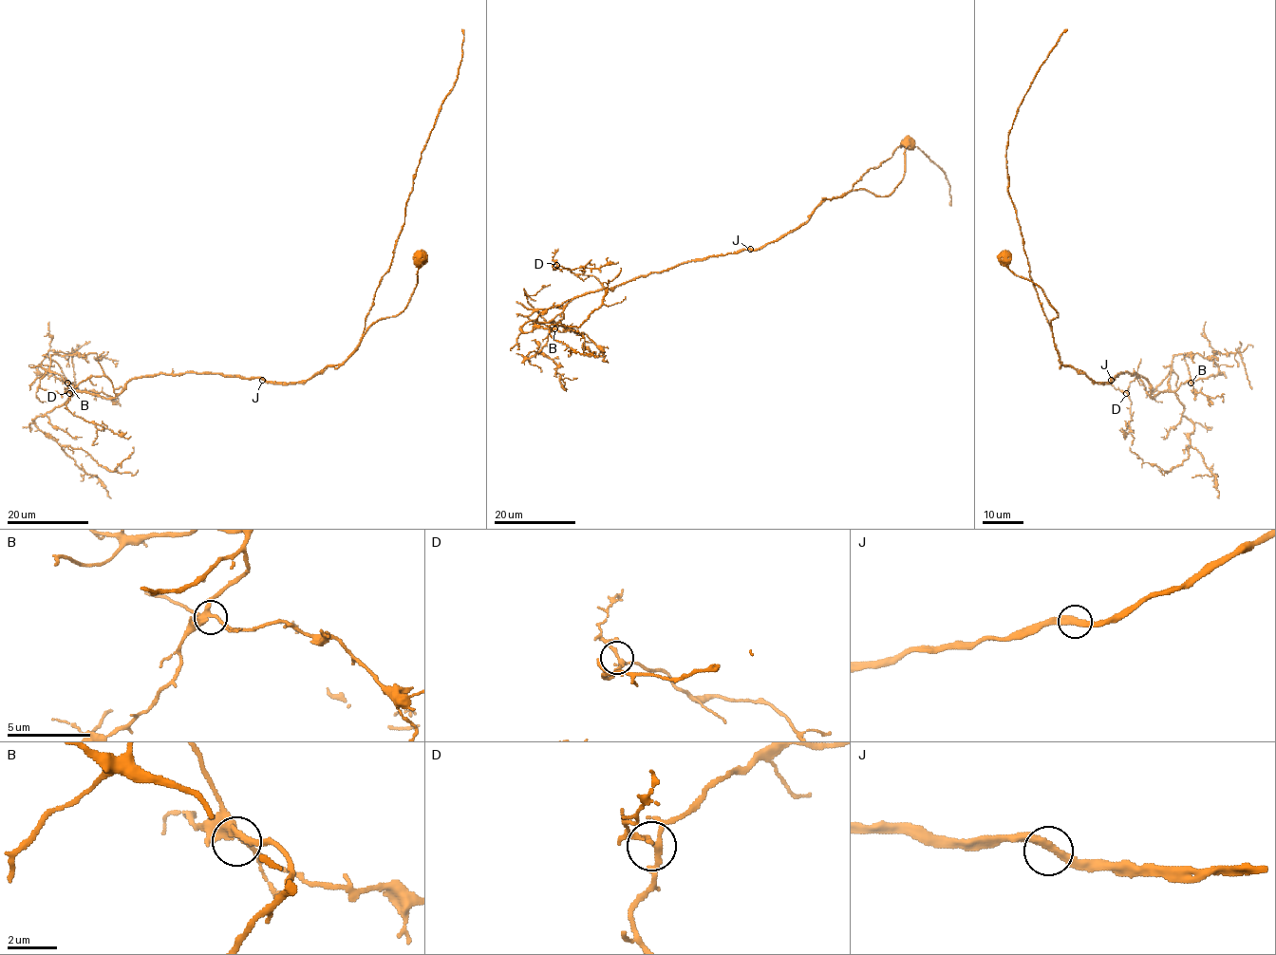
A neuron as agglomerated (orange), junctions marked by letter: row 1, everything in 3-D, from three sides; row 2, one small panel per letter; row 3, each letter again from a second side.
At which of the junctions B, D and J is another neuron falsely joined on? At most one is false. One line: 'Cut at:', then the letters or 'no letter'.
Cut at: no letter

